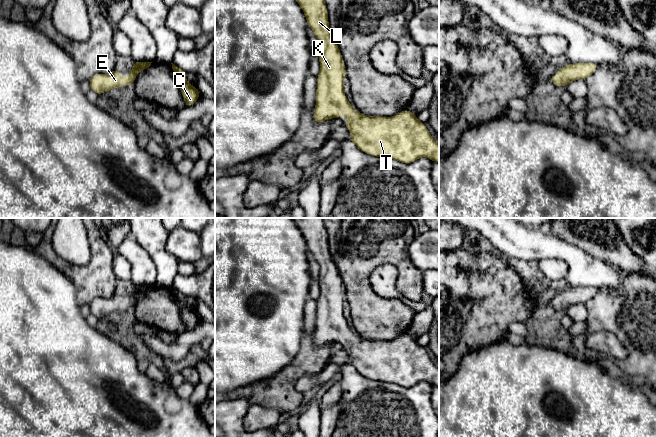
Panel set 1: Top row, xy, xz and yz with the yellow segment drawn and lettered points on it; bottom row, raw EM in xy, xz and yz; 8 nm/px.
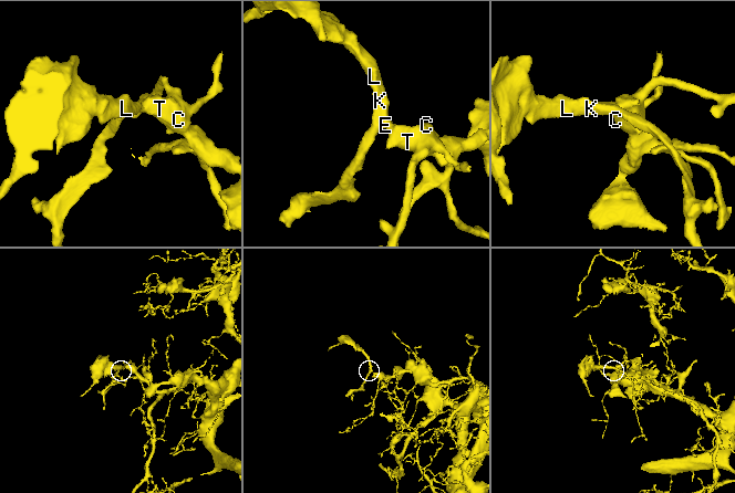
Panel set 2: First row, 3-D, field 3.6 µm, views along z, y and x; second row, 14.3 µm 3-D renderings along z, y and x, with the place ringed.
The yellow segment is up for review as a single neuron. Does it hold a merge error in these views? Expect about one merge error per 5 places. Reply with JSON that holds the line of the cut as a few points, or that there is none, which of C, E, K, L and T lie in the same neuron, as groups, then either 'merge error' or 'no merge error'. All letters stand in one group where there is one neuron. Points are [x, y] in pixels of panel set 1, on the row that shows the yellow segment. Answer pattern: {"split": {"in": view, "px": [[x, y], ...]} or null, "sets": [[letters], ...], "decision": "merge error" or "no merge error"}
{"split": null, "sets": [["C", "E", "K", "L", "T"]], "decision": "no merge error"}

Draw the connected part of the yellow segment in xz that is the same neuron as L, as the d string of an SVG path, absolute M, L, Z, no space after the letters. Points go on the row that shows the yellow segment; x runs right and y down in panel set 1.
M296 0L303 13L307 24L312 29L319 41L320 72L317 76L316 105L314 108L315 123L324 122L326 119L338 118L346 113L347 122L343 123L352 134L348 139L356 147L369 155L386 159L397 160L410 164L420 157L426 157L439 163L439 143L436 142L415 114L403 110L392 117L363 115L349 103L344 93L344 78L346 68L338 45L331 34L328 22L328 10L324 0Z

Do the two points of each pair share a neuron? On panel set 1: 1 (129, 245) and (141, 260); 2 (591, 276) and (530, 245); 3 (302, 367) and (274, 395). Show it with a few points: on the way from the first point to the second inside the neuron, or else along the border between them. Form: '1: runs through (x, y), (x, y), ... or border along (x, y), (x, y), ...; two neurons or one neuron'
1: runs through (130, 249), (137, 256); one neuron
2: runs through (576, 261), (567, 252), (545, 245); one neuron
3: runs through (295, 374), (281, 388); one neuron

